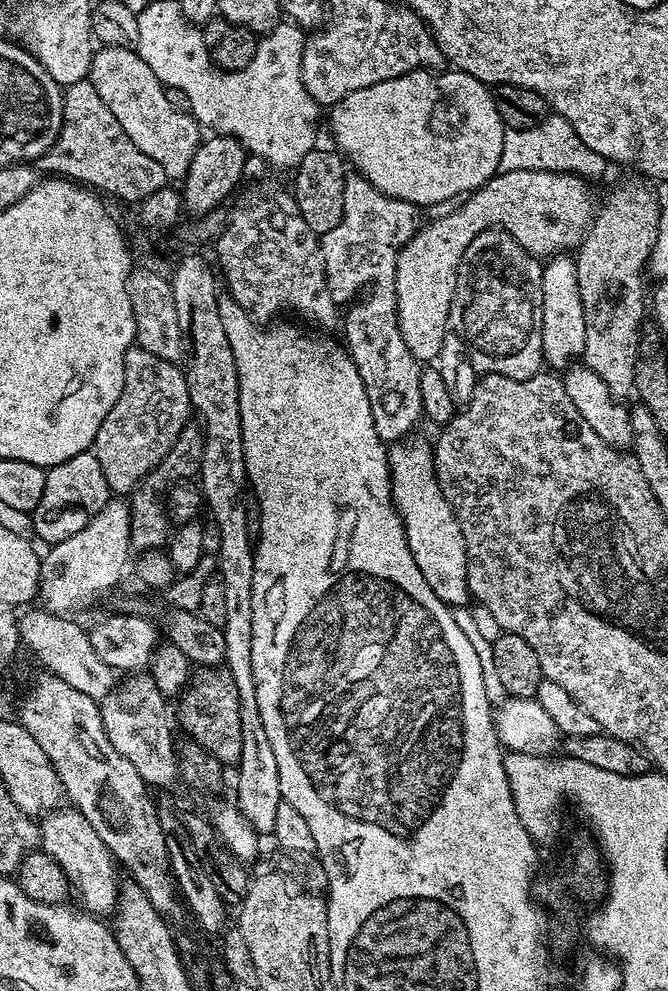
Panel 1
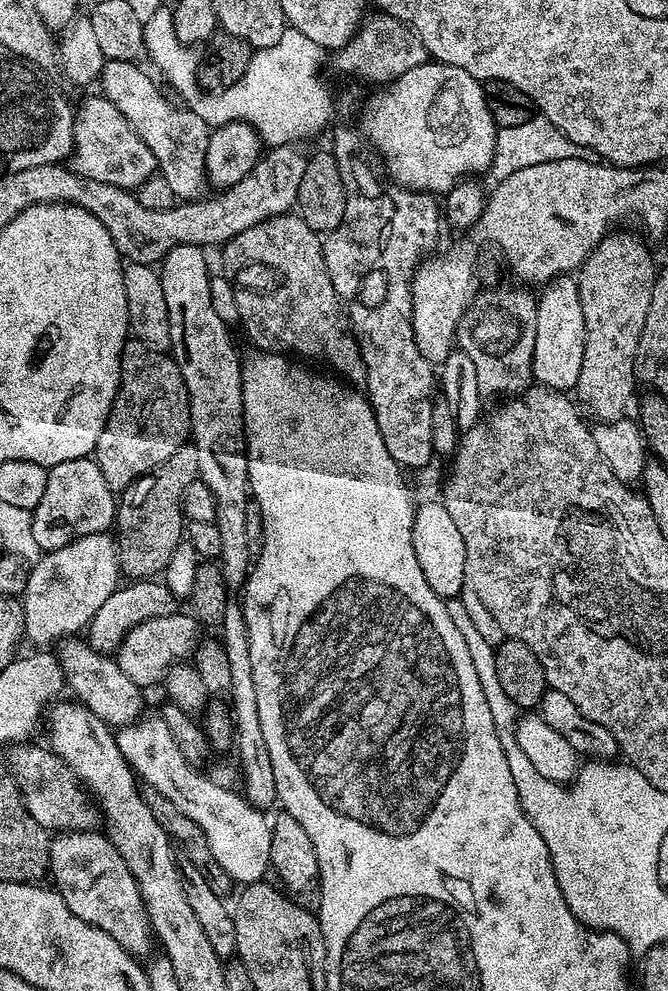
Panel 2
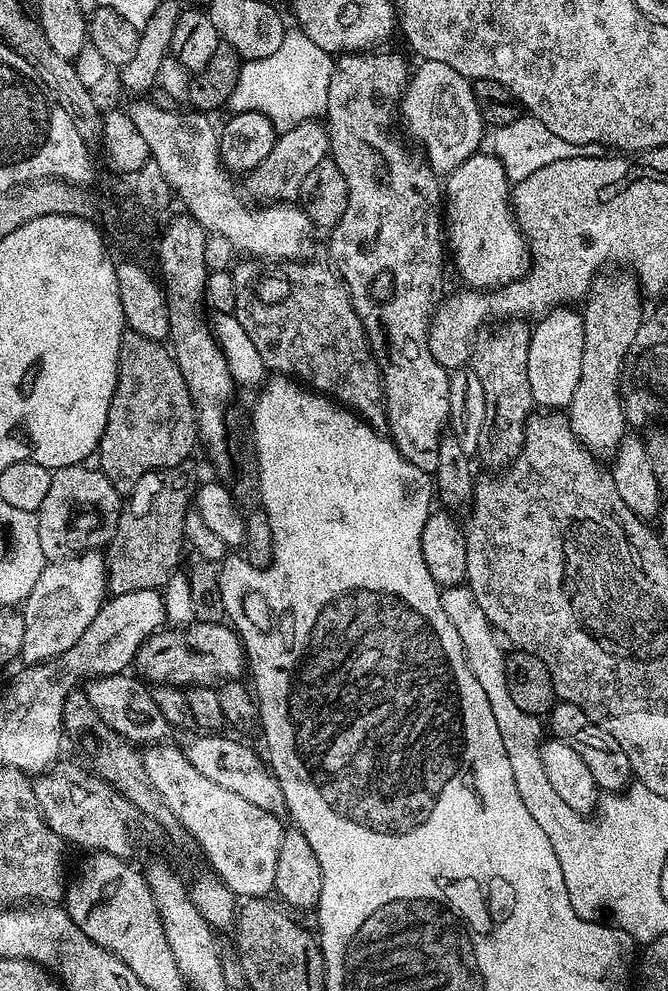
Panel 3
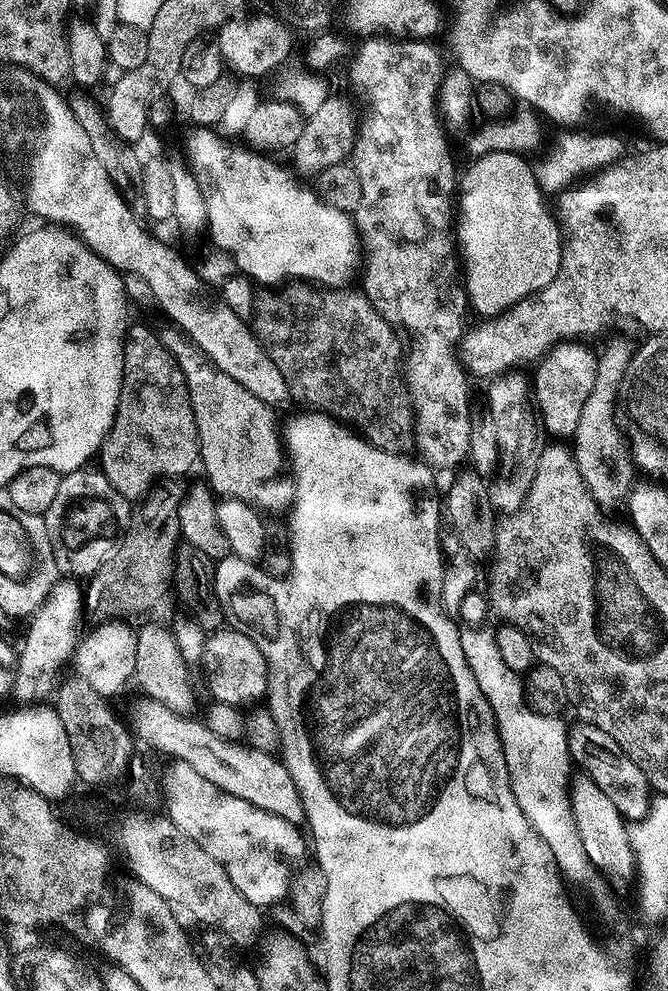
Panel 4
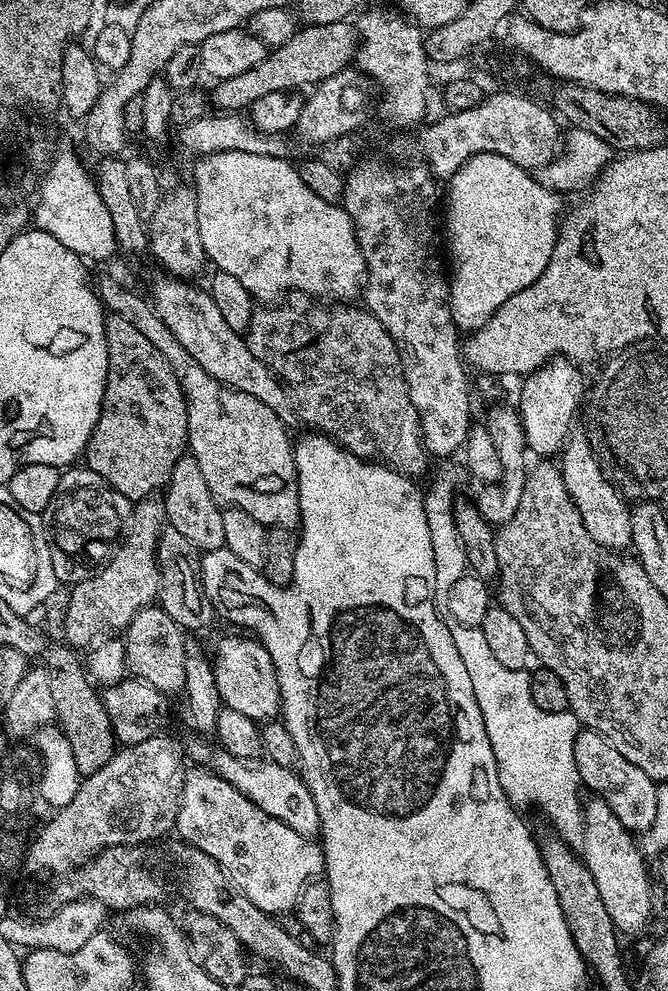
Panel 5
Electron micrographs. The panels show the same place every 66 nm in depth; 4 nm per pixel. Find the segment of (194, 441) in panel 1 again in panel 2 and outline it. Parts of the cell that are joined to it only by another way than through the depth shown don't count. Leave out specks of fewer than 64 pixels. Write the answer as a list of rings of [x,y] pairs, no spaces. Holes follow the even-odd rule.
[[[191,442],[185,444],[166,462],[162,462],[154,470],[139,476],[119,497],[114,521],[116,550],[120,554],[120,571],[133,581],[147,580],[140,568],[152,568],[152,578],[159,577],[170,562],[170,554],[180,545],[186,536],[184,519],[184,491],[190,482],[199,480],[198,450]],[[148,552],[152,552],[152,560],[148,560]]]

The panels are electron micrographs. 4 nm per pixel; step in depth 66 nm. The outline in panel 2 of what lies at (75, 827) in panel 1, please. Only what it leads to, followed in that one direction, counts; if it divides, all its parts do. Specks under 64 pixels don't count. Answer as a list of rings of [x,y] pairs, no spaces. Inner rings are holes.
[[[57,831],[48,841],[48,864],[50,876],[56,879],[56,891],[82,922],[106,930],[106,934],[131,956],[144,958],[149,955],[147,952],[152,946],[154,948],[154,935],[138,882],[103,831]]]

